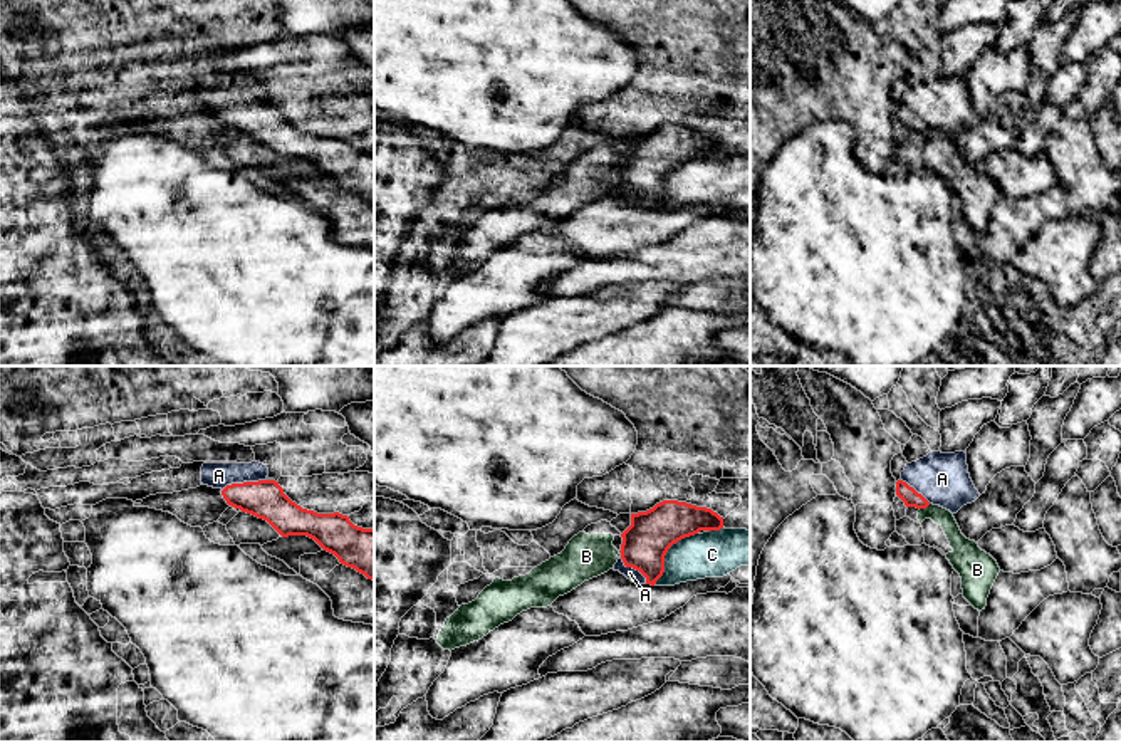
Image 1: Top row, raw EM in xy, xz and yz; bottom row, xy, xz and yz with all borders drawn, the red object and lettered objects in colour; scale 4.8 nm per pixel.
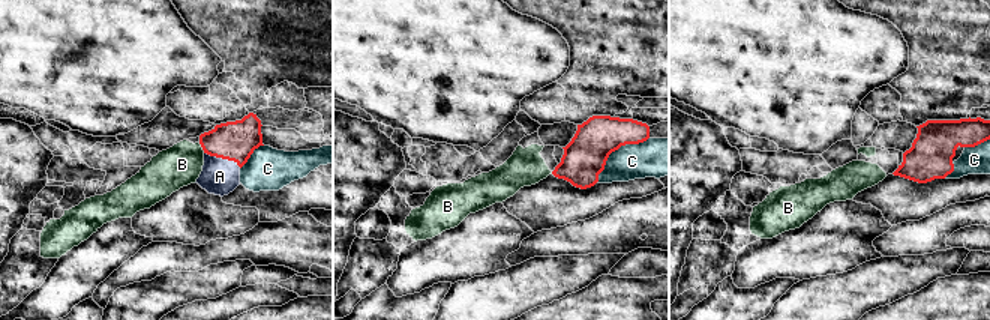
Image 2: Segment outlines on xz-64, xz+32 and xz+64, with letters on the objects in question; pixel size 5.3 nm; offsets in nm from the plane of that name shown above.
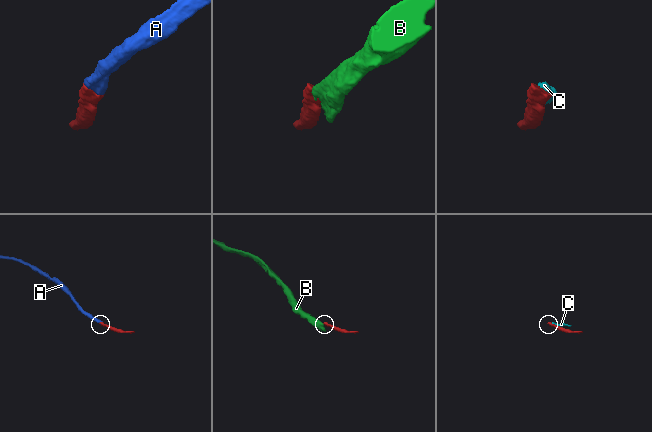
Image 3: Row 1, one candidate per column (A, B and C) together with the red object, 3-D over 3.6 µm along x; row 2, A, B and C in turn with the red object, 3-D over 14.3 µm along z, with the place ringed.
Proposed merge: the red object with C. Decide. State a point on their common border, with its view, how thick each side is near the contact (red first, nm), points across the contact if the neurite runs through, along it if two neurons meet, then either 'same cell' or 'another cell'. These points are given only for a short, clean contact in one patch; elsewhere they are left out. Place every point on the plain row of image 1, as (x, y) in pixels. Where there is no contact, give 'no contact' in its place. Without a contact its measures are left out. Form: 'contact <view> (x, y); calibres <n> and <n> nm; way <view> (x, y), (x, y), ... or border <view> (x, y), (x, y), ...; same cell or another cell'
contact xz (667, 175); calibres 220 and 220 nm; another cell

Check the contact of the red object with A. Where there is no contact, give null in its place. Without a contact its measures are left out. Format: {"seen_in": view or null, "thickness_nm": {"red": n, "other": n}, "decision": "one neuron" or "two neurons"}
{"seen_in": "xy", "thickness_nm": {"red": 190, "other": 120}, "decision": "one neuron"}

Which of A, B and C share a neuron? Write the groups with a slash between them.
A / B / C

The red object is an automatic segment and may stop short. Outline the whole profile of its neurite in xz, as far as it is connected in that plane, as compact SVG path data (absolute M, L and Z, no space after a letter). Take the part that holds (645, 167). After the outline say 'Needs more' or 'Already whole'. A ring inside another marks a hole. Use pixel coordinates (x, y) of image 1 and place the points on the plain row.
M663 124L646 136L631 138L631 149L621 158L621 181L613 193L633 206L654 210L673 168L700 154L720 153L723 141L712 133Z. Needs more

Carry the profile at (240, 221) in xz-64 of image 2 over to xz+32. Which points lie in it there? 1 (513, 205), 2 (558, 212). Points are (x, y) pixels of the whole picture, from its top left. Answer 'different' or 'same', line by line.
1: same
2: same

